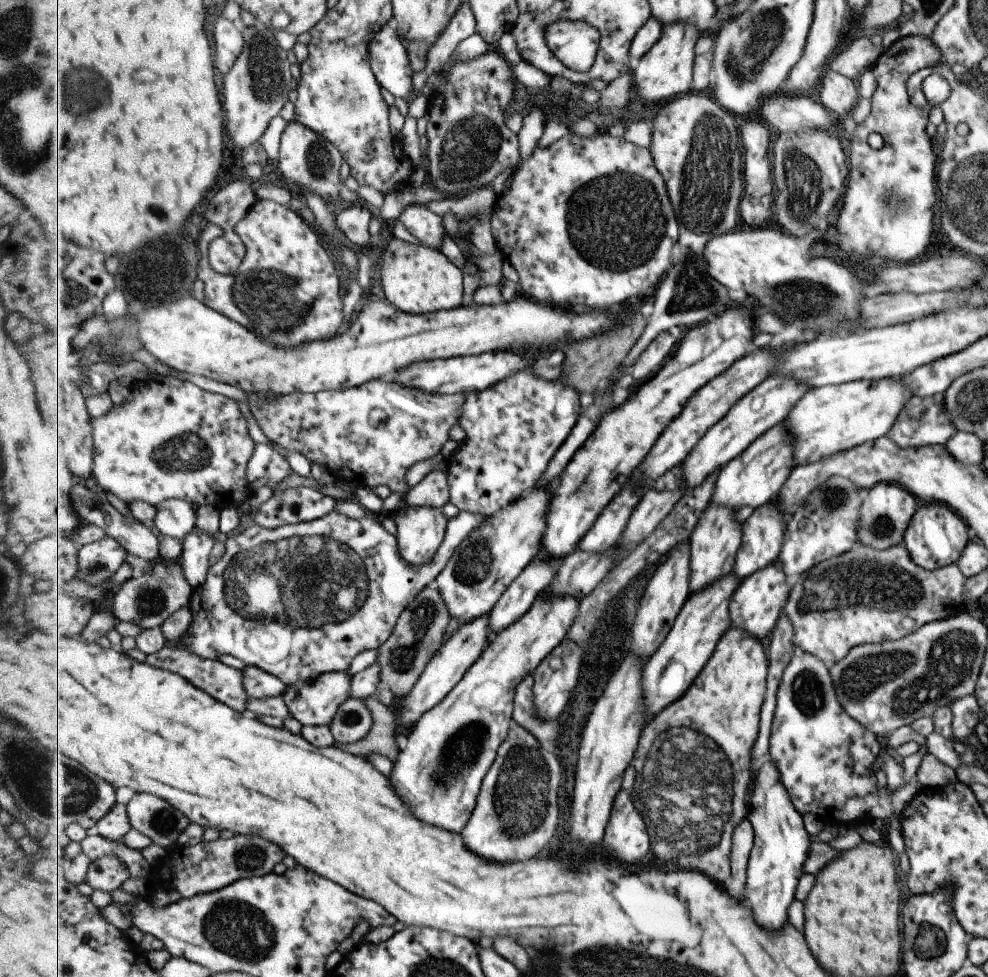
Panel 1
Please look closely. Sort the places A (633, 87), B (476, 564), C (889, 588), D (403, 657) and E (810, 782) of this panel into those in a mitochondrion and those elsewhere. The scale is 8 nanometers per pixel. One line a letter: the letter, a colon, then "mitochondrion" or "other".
A: other
B: mitochondrion
C: mitochondrion
D: mitochondrion
E: other

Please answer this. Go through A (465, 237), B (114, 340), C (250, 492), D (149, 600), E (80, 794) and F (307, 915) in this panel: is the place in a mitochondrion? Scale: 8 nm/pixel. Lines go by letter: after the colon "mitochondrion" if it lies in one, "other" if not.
A: other
B: mitochondrion
C: other
D: mitochondrion
E: mitochondrion
F: other

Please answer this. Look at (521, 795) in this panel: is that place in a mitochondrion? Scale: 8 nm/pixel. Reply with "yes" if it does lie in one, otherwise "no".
yes

